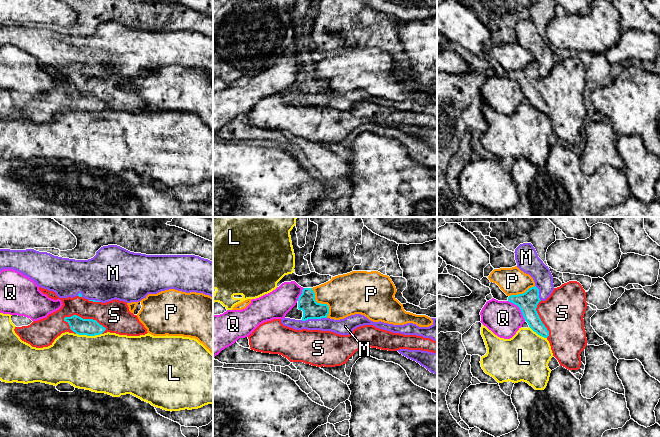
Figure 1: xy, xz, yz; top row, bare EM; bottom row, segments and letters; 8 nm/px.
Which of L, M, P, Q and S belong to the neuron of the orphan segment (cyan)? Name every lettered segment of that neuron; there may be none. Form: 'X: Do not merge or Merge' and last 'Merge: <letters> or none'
L: Do not merge
M: Do not merge
P: Do not merge
Q: Do not merge
S: Merge
Merge: S

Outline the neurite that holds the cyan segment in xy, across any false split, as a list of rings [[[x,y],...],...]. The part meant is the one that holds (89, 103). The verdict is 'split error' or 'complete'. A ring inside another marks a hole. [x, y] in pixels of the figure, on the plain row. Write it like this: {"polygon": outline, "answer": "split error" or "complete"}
{"polygon": [[[41,63],[39,66],[51,75],[60,75],[63,81],[46,94],[33,97],[28,102],[15,103],[14,107],[20,115],[32,123],[48,123],[65,108],[87,112],[107,108],[127,112],[148,109],[124,77],[115,75],[102,79],[85,75],[81,69],[73,74],[59,74],[53,67]]], "answer": "split error"}

